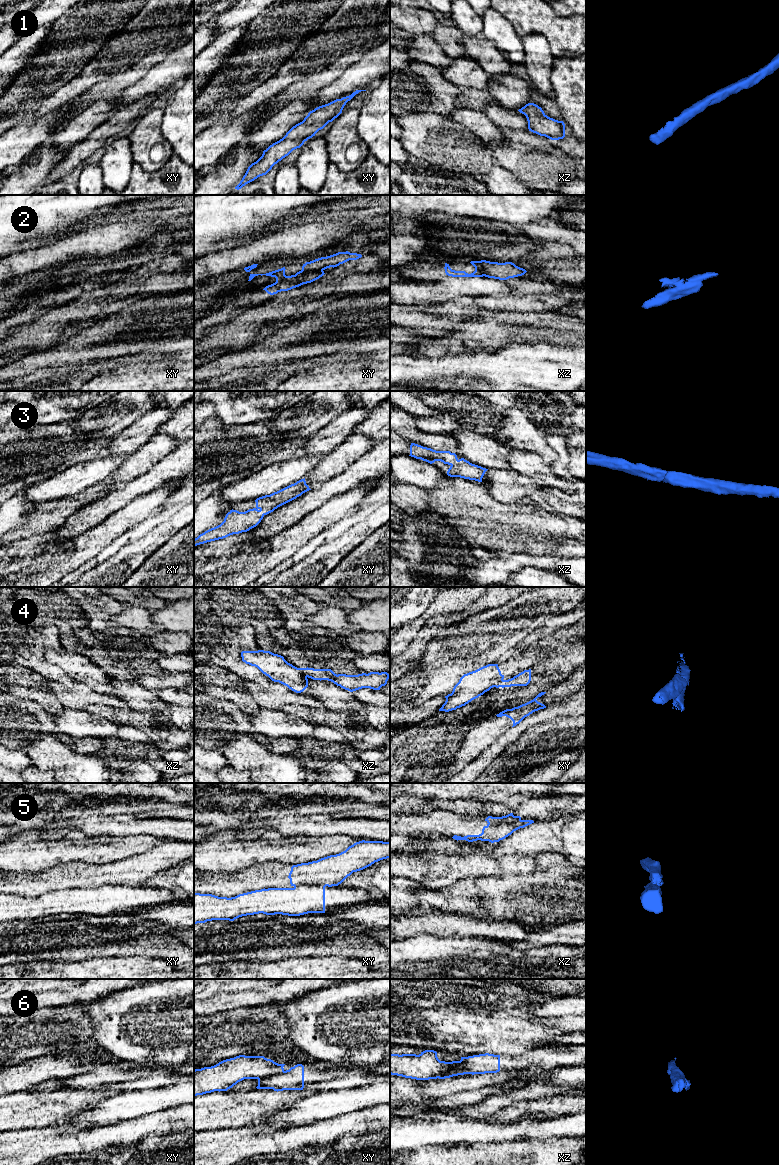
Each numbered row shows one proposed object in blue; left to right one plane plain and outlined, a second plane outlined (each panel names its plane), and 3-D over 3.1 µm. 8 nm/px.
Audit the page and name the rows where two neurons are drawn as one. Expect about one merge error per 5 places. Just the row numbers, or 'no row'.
2, 4, 5, 6

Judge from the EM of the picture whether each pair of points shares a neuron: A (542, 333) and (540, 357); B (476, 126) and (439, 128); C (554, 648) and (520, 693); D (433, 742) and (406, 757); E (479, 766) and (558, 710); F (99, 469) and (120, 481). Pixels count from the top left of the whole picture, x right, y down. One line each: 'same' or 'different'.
A: different
B: different
C: same
D: same
E: same
F: different

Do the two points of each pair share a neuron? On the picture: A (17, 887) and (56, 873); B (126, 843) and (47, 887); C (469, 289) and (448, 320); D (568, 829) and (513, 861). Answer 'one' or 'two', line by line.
A: one
B: two
C: two
D: two

